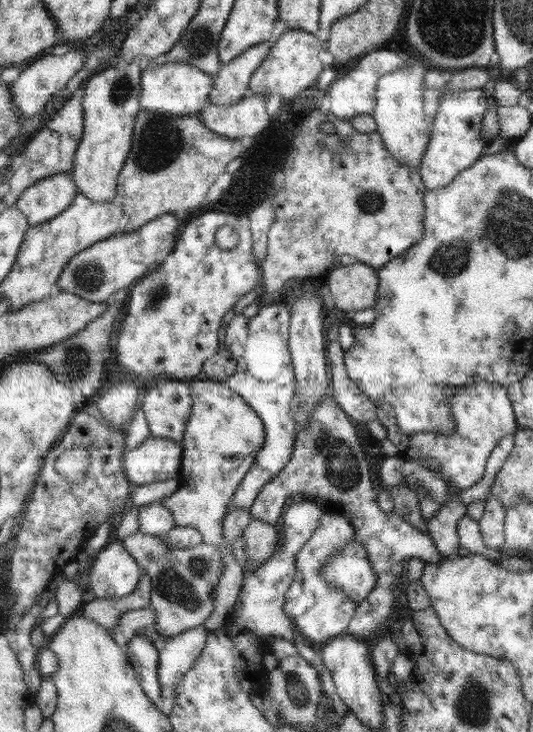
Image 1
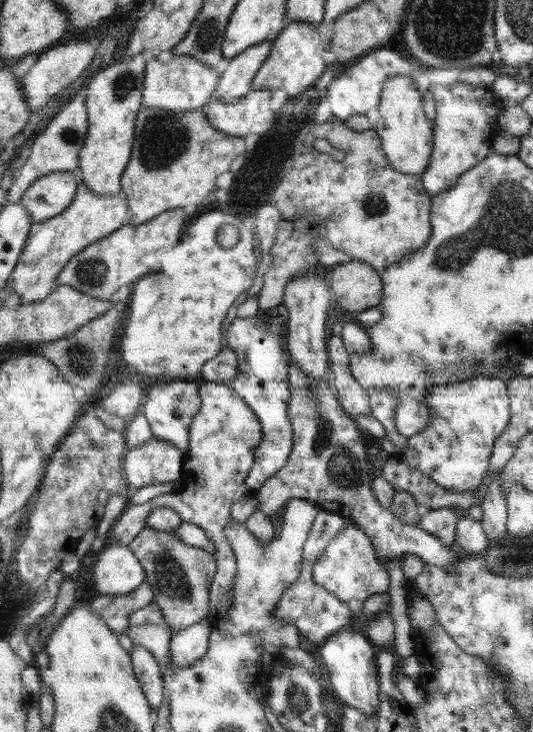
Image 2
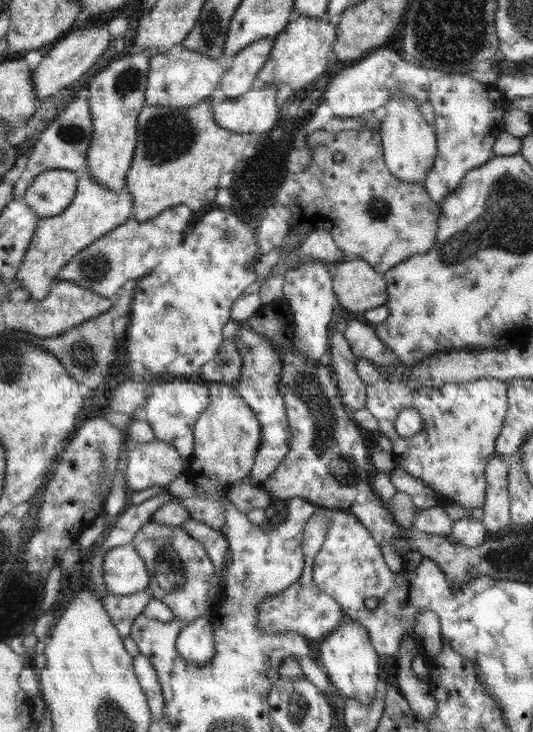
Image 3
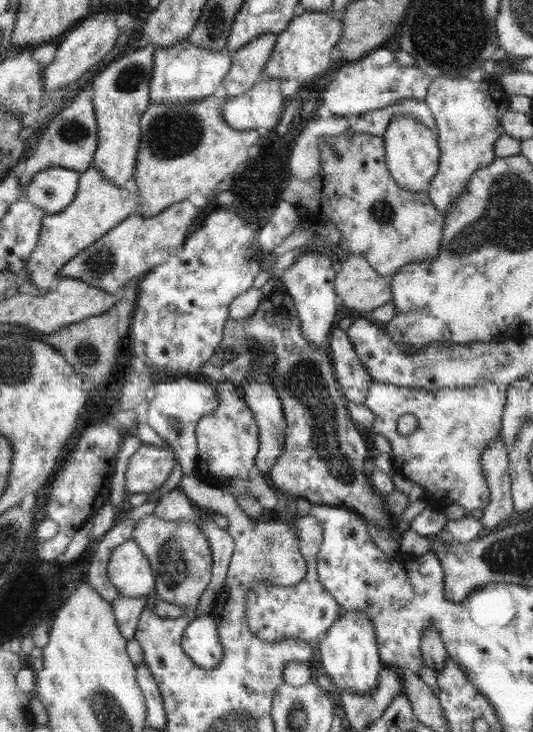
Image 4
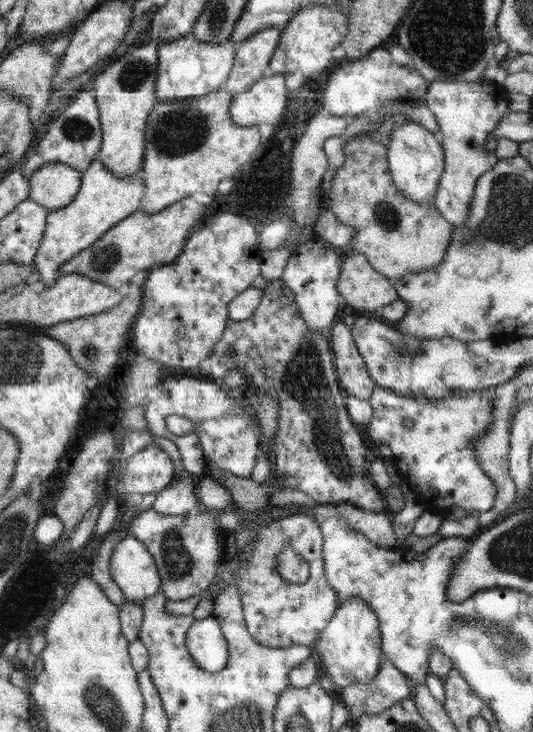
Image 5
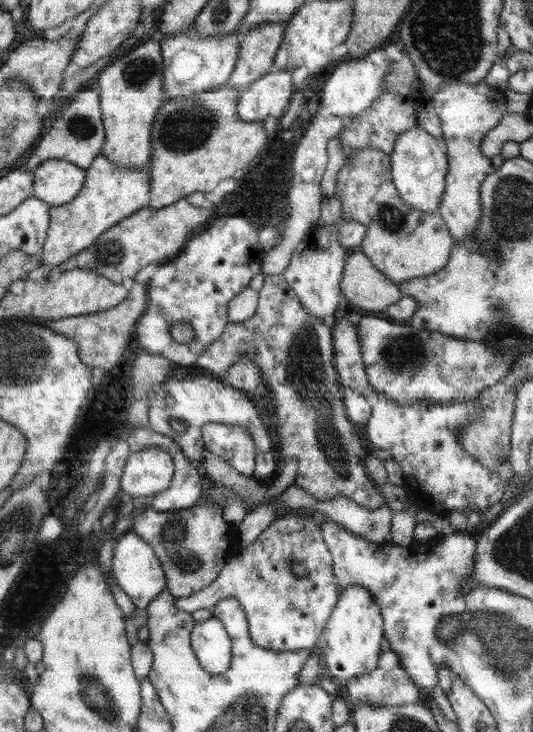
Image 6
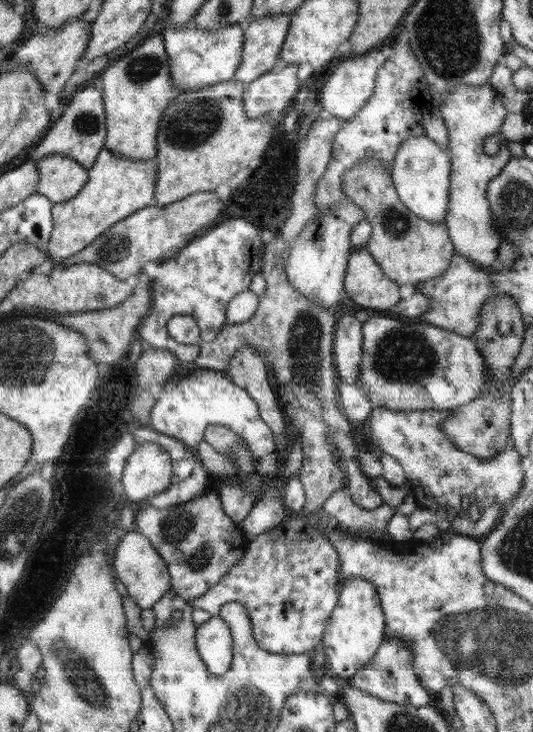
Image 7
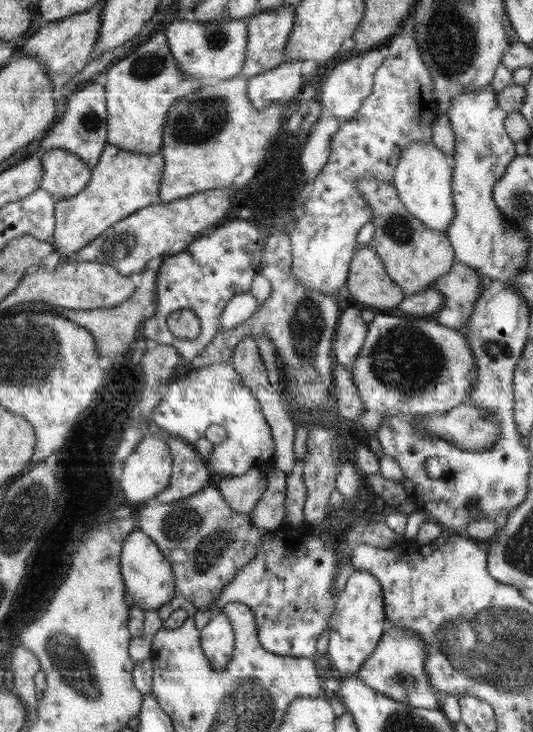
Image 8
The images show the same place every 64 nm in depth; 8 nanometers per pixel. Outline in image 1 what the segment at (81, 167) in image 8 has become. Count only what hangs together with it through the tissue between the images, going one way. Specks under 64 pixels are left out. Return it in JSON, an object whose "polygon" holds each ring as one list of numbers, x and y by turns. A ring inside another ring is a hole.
{"polygon":[[69,173,54,174,30,186,15,203,30,226,46,223,74,201,78,188]]}

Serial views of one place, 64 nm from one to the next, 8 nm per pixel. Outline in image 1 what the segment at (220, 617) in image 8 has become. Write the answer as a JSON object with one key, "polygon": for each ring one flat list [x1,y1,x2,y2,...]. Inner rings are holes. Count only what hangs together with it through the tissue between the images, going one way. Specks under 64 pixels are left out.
{"polygon":[[204,625,186,629,168,637,160,648,158,677,160,687,176,688,181,676,193,666,206,648,207,636]]}

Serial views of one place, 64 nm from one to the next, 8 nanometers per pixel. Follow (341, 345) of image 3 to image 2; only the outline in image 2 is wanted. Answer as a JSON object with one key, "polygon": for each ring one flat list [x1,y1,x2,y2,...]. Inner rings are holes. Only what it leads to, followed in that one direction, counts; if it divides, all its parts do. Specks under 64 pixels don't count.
{"polygon":[[332,335,327,341,329,376,332,390,348,415,354,417,357,427,368,434,386,436,384,426,371,415,367,391,354,379,350,369,351,354,346,351,340,335]]}

